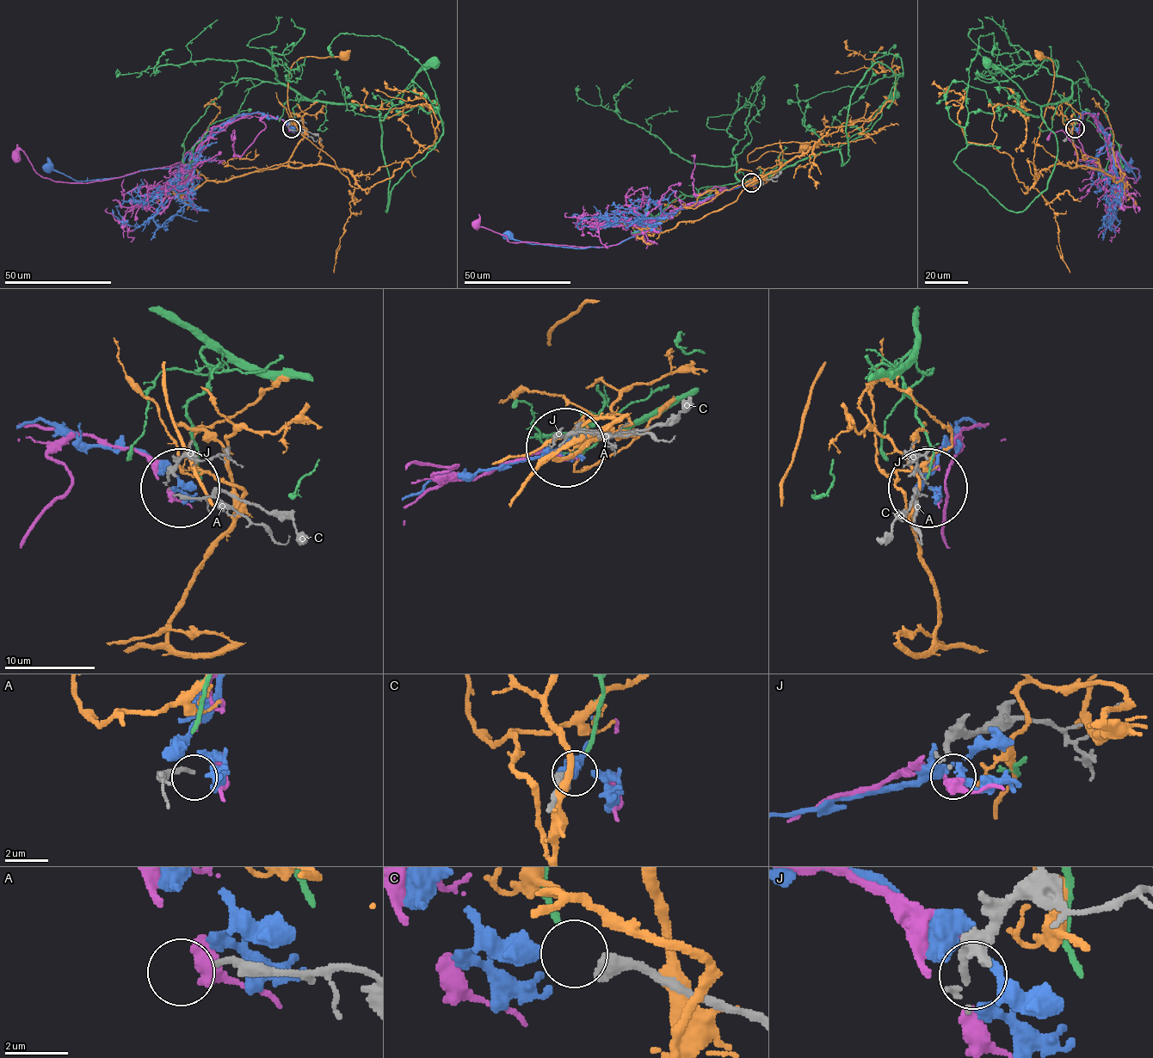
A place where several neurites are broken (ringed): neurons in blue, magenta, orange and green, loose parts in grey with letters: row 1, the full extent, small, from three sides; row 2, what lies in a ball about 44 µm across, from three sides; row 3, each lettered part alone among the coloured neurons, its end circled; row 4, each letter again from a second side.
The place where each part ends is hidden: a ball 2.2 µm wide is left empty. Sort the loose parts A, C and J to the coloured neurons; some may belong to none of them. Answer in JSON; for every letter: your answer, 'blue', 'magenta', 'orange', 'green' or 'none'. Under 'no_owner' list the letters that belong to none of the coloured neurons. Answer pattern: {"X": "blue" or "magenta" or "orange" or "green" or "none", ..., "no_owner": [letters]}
{"A": "none", "C": "blue", "J": "none", "no_owner": ["A", "J"]}

